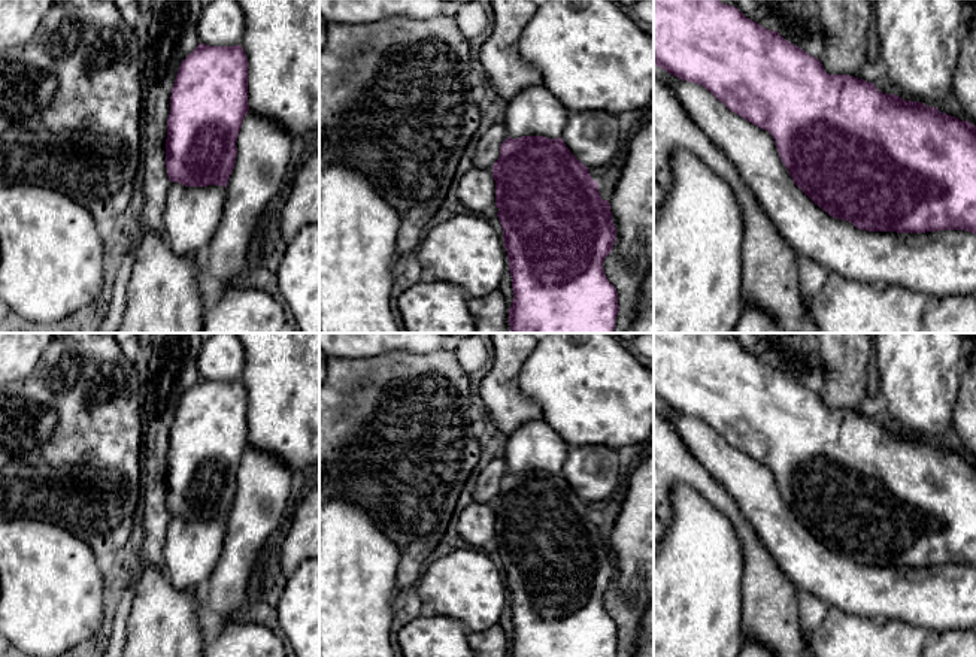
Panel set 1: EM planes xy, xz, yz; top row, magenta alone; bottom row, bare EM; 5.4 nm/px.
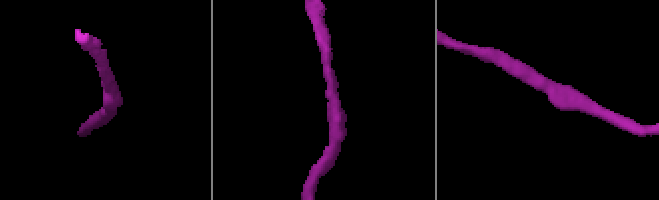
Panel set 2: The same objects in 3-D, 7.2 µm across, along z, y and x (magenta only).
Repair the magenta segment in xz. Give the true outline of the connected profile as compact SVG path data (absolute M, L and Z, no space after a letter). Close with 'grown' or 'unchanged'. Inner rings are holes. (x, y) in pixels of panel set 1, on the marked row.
M543 84L518 93L507 102L501 118L507 139L492 166L497 217L503 228L512 276L513 300L509 308L510 333L613 333L619 311L618 291L604 275L604 258L612 252L616 228L610 203L600 197L588 167L566 146L561 133L570 112Z; grown

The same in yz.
M654 0L654 70L673 90L691 119L734 163L739 175L785 242L827 272L873 285L901 285L943 297L976 294L976 125L921 102L883 94L875 84L830 75L821 61L719 0Z; grown

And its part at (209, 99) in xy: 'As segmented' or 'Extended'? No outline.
Extended

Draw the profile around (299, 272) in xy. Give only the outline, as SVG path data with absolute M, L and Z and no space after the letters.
M309 224L288 242L278 267L281 300L297 333L319 333L319 224Z

